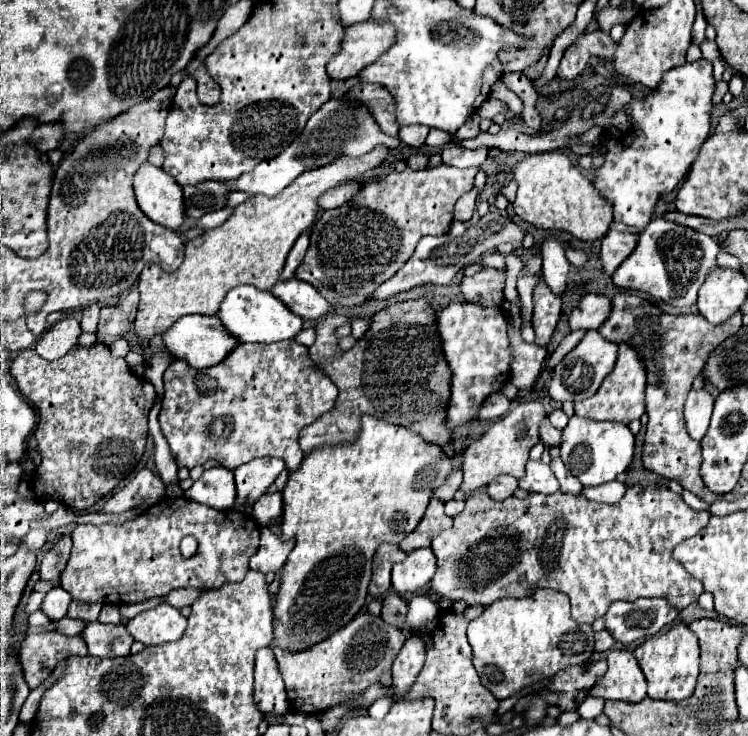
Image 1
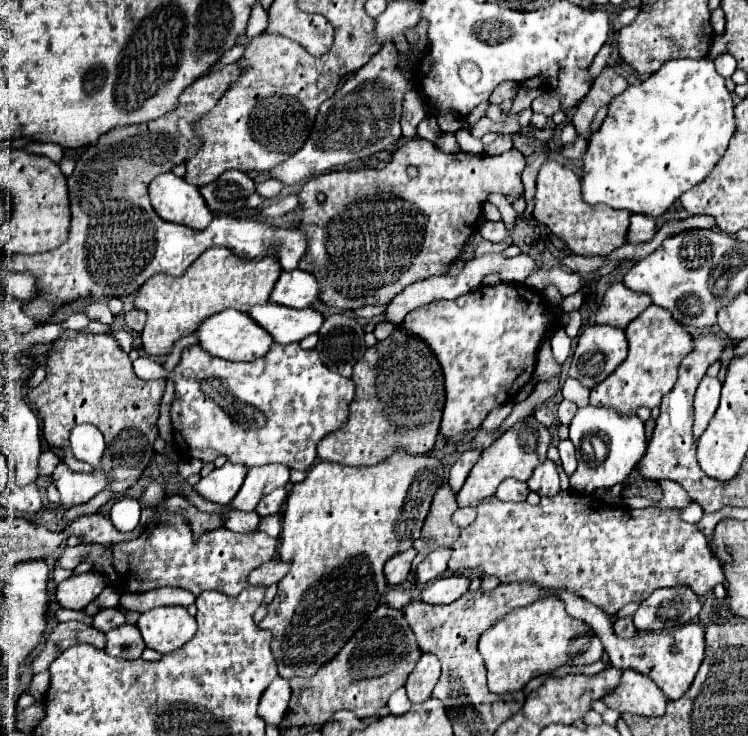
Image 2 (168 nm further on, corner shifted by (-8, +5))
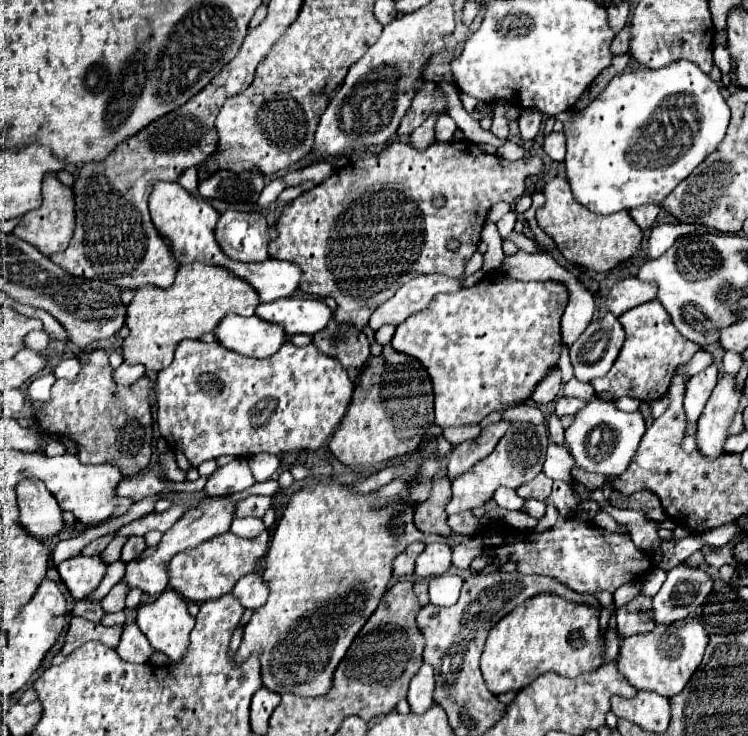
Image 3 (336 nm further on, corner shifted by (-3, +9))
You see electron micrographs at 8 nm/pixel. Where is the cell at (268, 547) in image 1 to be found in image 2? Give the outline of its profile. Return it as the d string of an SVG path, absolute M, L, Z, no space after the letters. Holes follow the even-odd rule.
M272 557L270 561L266 561L264 565L256 567L250 577L248 577L248 583L250 585L272 585L272 583L278 583L286 573L288 573L290 565L286 561L280 561L278 557Z

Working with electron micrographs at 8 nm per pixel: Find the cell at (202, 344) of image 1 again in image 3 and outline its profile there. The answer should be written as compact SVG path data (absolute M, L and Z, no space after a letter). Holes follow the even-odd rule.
M231 313L219 323L215 335L223 347L257 359L275 355L287 341L281 325L271 325L257 315L241 317Z

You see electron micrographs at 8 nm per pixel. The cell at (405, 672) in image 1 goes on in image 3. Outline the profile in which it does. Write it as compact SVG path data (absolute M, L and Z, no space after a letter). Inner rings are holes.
M423 663L419 673L413 677L409 685L407 701L413 713L425 713L433 705L433 691L435 691L435 677L431 665Z

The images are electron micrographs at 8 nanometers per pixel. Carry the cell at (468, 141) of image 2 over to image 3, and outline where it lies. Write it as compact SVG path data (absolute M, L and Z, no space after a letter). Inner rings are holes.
M449 115L437 117L437 121L435 121L435 135L437 135L437 141L451 141L455 129L457 129L457 125L455 125L455 121L453 121Z

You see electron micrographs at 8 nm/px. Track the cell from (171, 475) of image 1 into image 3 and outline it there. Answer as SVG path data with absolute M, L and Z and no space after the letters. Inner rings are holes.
M247 517L247 519L235 519L233 525L231 525L231 531L239 537L245 537L245 539L251 539L251 537L257 537L265 531L265 525L261 519L253 519L253 517Z

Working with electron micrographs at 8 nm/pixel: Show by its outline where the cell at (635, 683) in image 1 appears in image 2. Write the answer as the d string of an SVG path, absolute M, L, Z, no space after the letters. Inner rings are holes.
M622 669L620 685L602 699L610 709L618 713L634 713L634 715L664 715L666 711L666 697L658 689L658 685L644 677L634 669Z

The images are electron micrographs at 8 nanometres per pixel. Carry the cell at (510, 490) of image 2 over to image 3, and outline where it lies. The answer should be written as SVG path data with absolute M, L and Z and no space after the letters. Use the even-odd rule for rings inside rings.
M499 487L495 493L495 501L499 507L507 509L507 511L519 511L523 507L523 499L515 493L515 489L507 489L507 487Z

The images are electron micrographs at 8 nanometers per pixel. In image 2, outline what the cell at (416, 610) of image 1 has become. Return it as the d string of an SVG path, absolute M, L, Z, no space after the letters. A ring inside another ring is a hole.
M446 575L432 581L422 591L422 601L428 605L448 605L468 591L470 579L466 575Z

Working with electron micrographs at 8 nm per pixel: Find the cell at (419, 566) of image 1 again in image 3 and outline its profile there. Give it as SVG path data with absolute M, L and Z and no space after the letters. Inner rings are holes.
M429 543L417 557L415 575L429 579L447 573L451 567L451 547L447 543Z

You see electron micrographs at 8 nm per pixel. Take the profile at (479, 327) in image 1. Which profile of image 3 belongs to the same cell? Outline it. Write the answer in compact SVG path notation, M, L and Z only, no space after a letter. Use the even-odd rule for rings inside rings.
M491 271L469 289L437 295L425 311L409 317L397 327L391 345L395 351L415 357L427 369L435 395L435 423L441 429L475 425L493 411L505 411L509 405L527 401L535 385L557 367L565 347L559 321L567 307L567 299L569 295L563 283L519 283L501 271Z

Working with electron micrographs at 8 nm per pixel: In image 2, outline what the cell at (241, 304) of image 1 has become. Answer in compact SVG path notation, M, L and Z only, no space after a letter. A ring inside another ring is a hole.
M264 303L264 305L252 305L248 309L248 315L266 329L274 341L278 343L294 343L302 341L304 337L318 333L318 329L324 323L324 317L314 309L292 309L278 303Z

